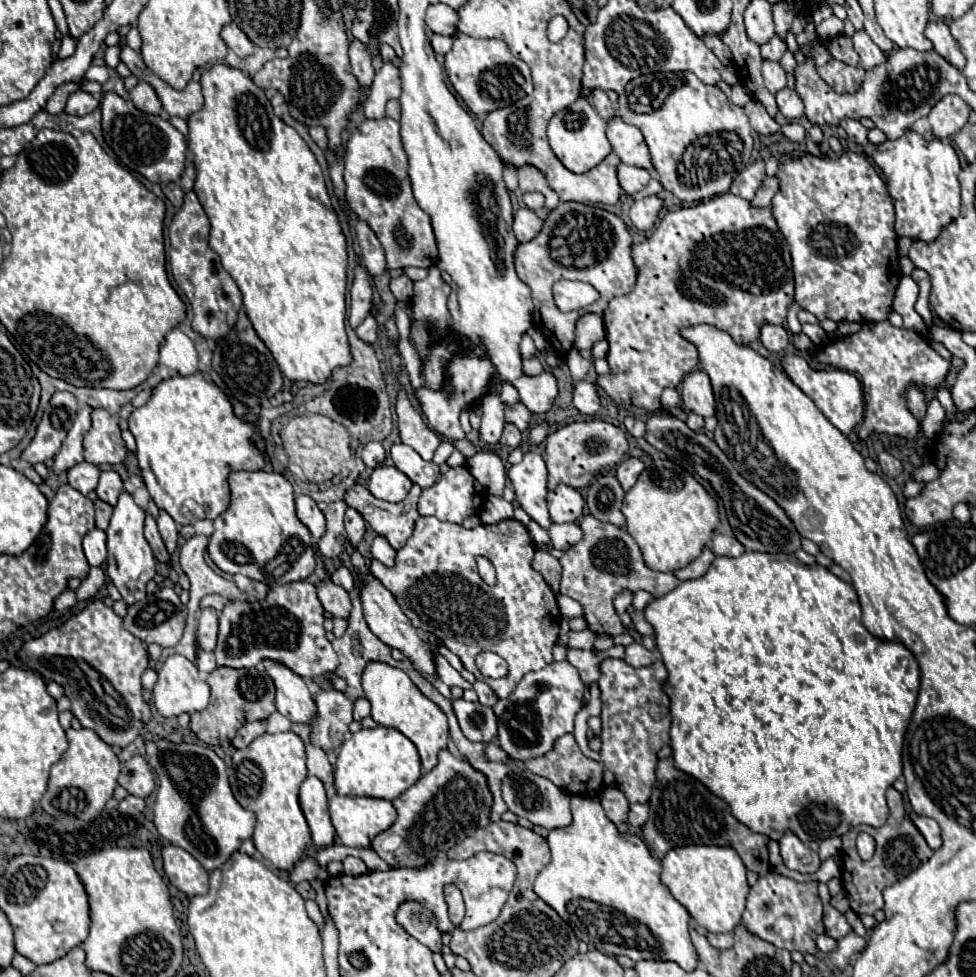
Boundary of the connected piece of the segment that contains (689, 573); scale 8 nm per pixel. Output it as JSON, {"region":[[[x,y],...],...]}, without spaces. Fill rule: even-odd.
{"region":[[[705,547],[703,553],[701,553],[695,561],[691,561],[687,567],[679,569],[675,575],[677,575],[677,579],[681,579],[681,581],[697,579],[697,577],[701,577],[701,575],[707,573],[707,569],[709,569],[709,565],[713,563],[713,559],[715,559],[715,553],[713,553],[709,547]]]}

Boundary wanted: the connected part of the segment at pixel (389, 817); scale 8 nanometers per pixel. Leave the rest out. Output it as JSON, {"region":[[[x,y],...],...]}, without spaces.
{"region":[[[335,795],[329,801],[329,813],[331,813],[331,821],[333,821],[333,827],[335,827],[339,841],[347,847],[365,847],[365,849],[371,847],[371,841],[375,835],[389,829],[393,825],[393,821],[397,819],[397,811],[395,811],[391,801],[373,799],[373,797],[341,797],[341,795]]]}

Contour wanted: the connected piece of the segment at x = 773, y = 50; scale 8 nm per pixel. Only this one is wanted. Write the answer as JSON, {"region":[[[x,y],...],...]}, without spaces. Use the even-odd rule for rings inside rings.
{"region":[[[777,35],[773,37],[773,41],[761,45],[761,57],[765,61],[781,61],[781,57],[783,57],[785,51],[787,51],[787,45]]]}

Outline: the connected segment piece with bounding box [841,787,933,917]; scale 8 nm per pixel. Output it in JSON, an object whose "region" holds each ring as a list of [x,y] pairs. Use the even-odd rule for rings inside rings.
{"region":[[[895,787],[887,789],[887,803],[889,803],[889,819],[883,827],[857,827],[851,829],[849,833],[845,833],[841,837],[843,847],[841,847],[841,857],[843,857],[843,887],[849,895],[849,905],[859,917],[861,915],[873,915],[877,909],[883,909],[883,897],[881,891],[889,885],[893,885],[899,877],[905,877],[907,873],[911,873],[915,867],[919,867],[921,863],[925,863],[931,855],[933,849],[927,845],[925,837],[921,835],[921,831],[913,825],[913,821],[907,817],[905,807],[903,807],[903,797]],[[857,833],[869,833],[875,843],[875,855],[871,861],[863,861],[857,855],[855,849],[855,837]]]}

